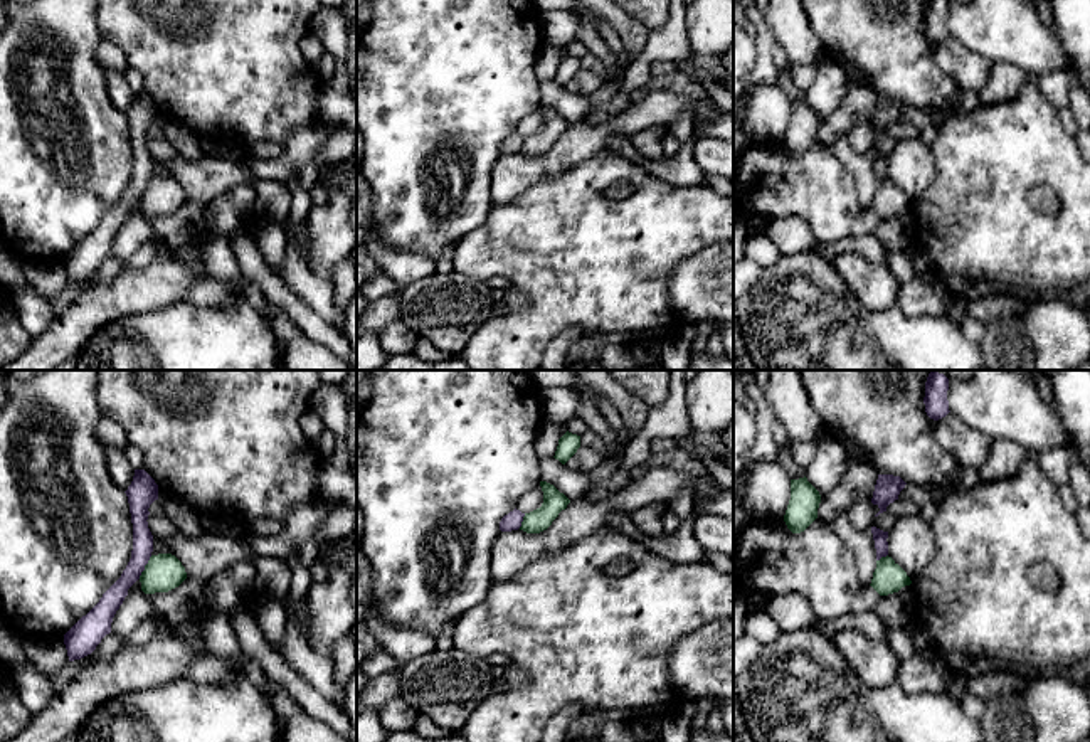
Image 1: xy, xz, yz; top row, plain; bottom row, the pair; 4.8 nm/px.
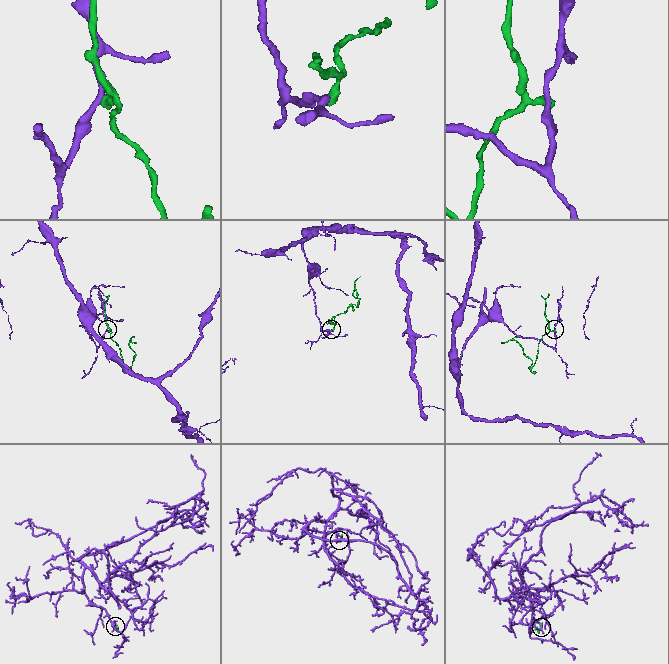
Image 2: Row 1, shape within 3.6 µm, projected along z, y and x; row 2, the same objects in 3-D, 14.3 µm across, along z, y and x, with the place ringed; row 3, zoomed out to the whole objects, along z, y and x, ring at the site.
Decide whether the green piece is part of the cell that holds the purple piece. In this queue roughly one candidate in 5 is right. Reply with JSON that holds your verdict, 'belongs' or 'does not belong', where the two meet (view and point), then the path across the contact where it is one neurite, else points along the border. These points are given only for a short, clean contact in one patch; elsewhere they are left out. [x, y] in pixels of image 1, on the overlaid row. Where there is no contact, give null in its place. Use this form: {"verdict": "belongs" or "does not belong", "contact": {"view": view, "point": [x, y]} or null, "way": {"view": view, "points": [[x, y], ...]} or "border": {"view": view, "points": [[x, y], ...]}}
{"verdict": "does not belong", "contact": {"view": "xy", "point": [143, 567]}, "border": {"view": "xy", "points": [[152, 556], [138, 577]]}}

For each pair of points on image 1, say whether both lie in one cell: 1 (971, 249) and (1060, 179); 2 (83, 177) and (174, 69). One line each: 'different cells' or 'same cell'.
1: same cell
2: different cells

